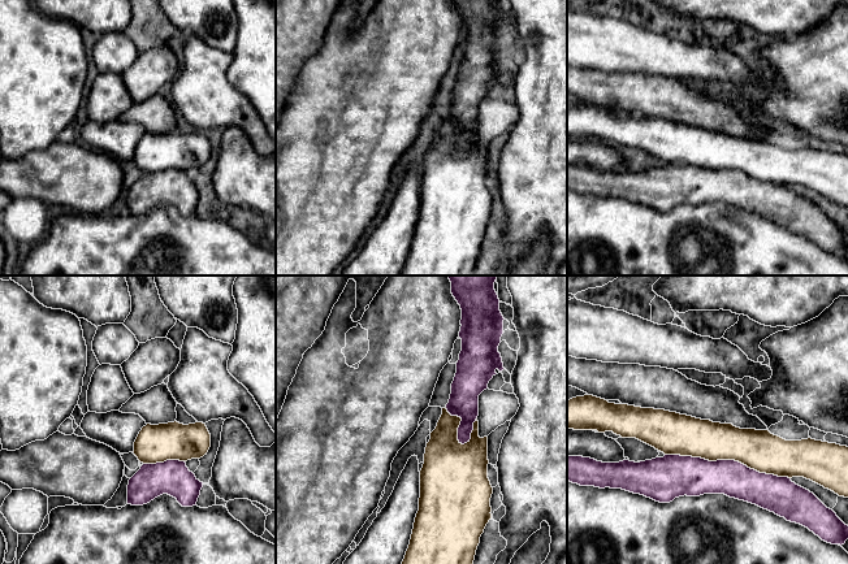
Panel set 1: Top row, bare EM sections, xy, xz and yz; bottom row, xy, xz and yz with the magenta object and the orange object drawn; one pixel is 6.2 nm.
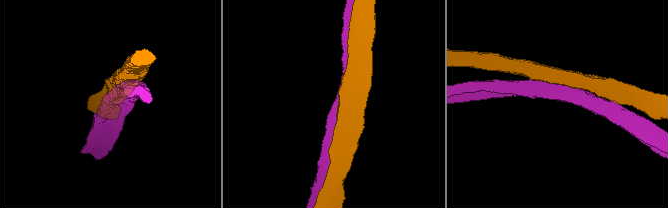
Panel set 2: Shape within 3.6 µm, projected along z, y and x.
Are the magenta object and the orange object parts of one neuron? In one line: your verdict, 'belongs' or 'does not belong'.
does not belong

